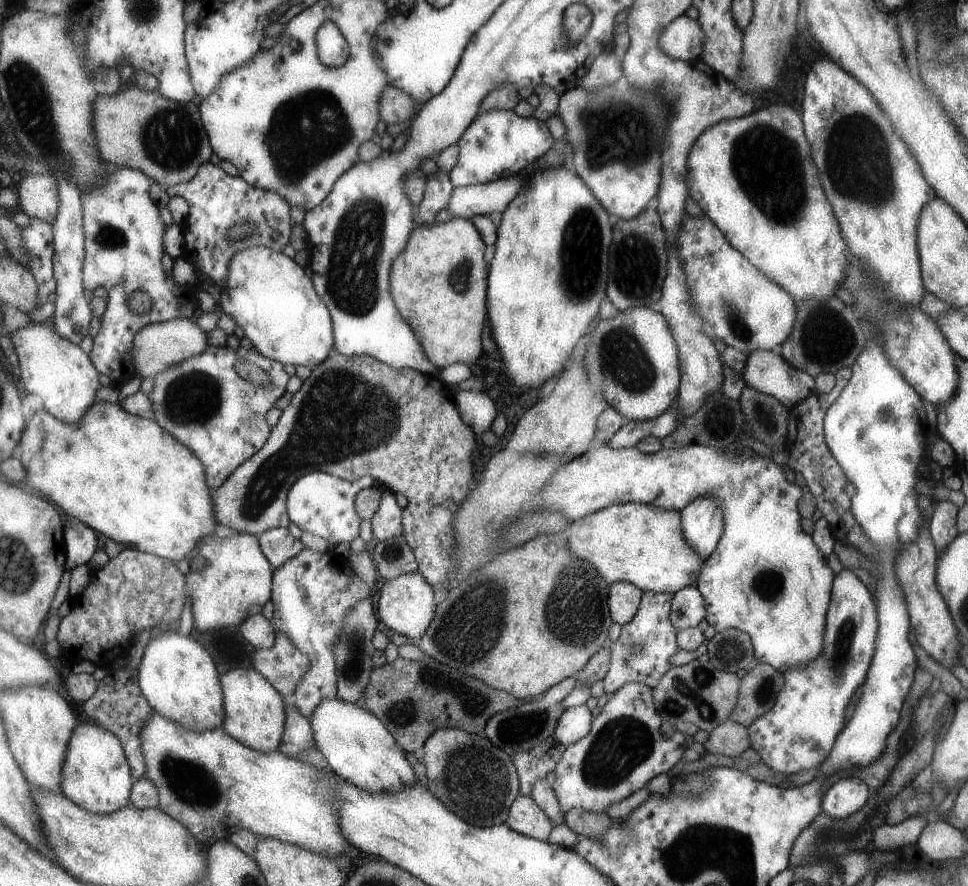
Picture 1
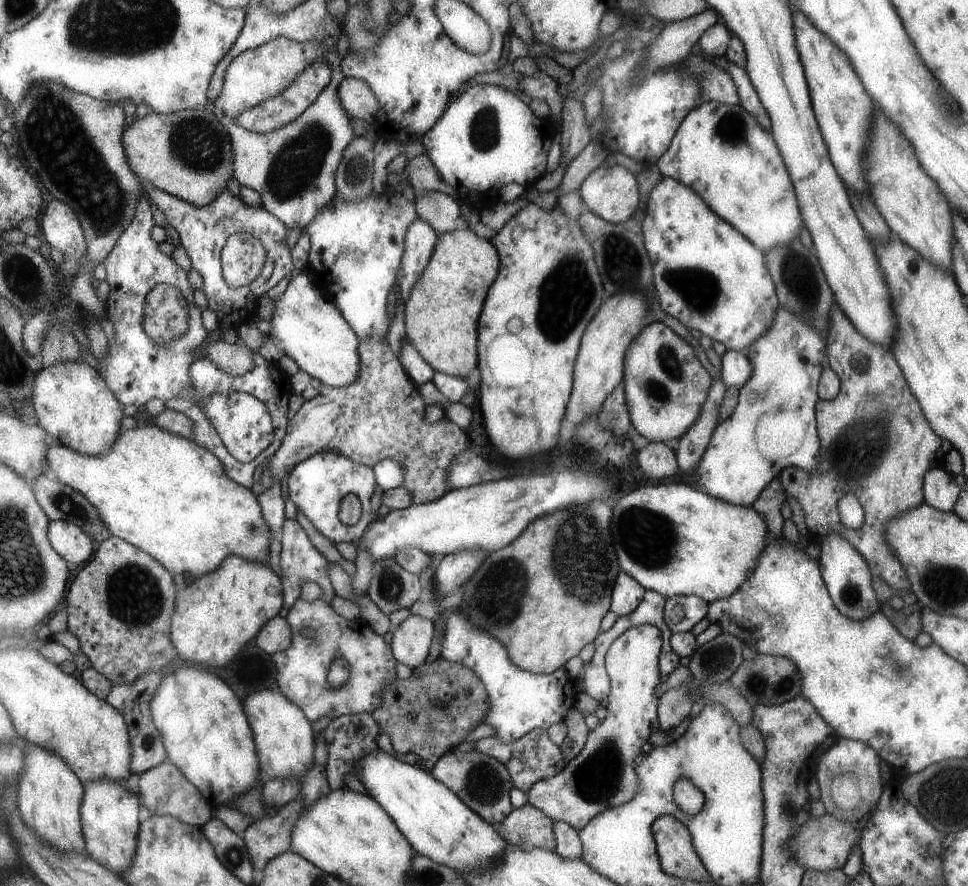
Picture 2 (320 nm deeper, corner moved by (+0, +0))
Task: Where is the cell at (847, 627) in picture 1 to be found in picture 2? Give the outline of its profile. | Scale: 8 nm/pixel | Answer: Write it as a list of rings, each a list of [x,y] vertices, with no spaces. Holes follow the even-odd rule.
[[[836,533],[819,536],[817,543],[821,549],[818,562],[821,566],[822,578],[839,614],[853,621],[861,621],[878,613],[879,602],[871,588],[869,564],[855,551],[854,547],[850,546],[849,542]]]

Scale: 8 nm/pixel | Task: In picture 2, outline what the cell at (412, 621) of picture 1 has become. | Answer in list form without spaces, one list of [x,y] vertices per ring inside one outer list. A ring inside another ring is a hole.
[[[411,614],[399,626],[395,626],[392,633],[391,644],[397,661],[411,670],[427,662],[435,636],[433,620]]]

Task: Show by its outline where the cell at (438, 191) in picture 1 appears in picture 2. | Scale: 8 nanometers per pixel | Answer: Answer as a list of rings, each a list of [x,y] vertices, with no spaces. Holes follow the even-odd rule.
[[[419,218],[411,224],[406,235],[406,253],[403,254],[403,268],[399,277],[400,296],[406,302],[413,292],[423,270],[427,269],[440,235],[426,219]]]

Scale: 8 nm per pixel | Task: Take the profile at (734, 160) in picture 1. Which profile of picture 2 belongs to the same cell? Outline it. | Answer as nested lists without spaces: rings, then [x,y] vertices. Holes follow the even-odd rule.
[[[704,102],[703,104],[696,105],[694,109],[687,114],[686,118],[683,118],[681,125],[674,134],[673,140],[670,142],[669,149],[658,159],[656,165],[662,177],[673,178],[677,180],[677,182],[681,182],[683,186],[689,186],[691,191],[694,191],[714,214],[717,214],[721,219],[725,219],[730,226],[733,226],[743,238],[749,239],[766,257],[766,251],[769,250],[769,248],[779,246],[779,244],[785,244],[785,242],[789,242],[789,240],[795,238],[795,236],[798,238],[798,233],[803,226],[802,216],[799,211],[797,196],[794,194],[793,182],[783,163],[781,152],[779,152],[771,132],[767,133],[763,131],[761,126],[757,123],[757,120],[755,120],[751,114],[748,114],[739,104],[725,105],[717,102]]]

